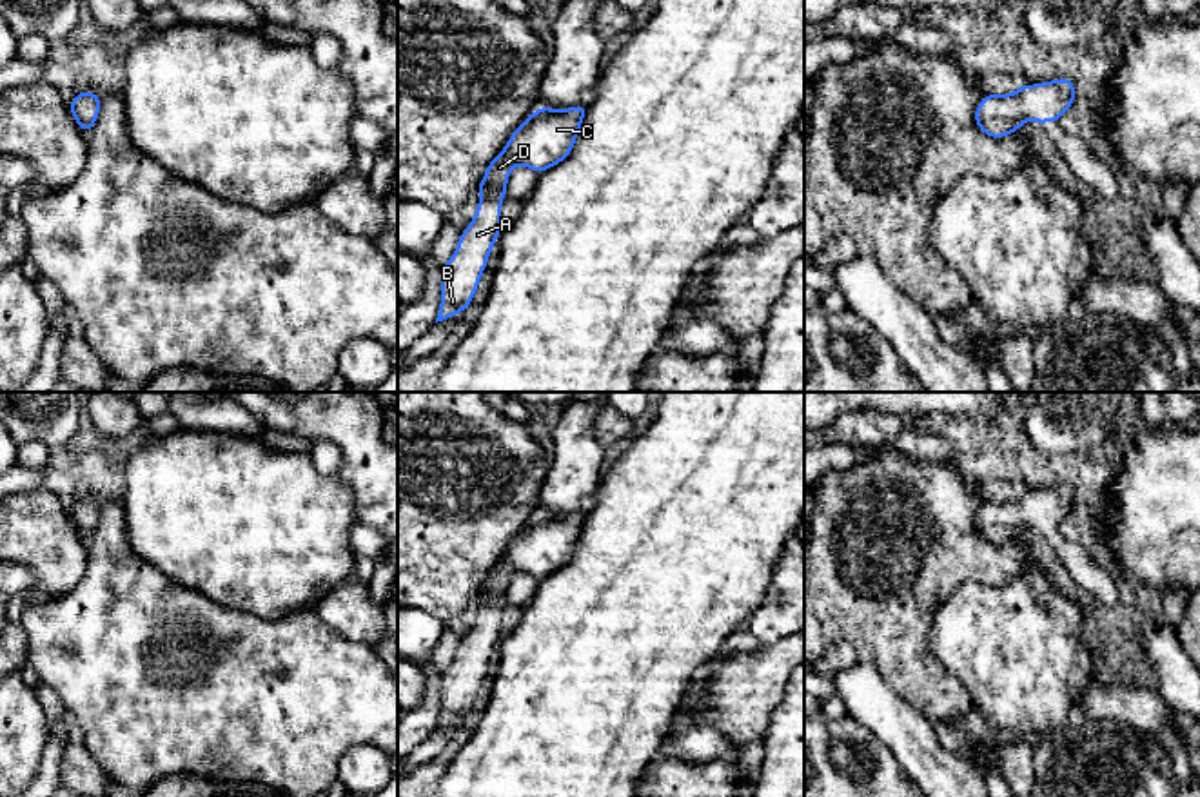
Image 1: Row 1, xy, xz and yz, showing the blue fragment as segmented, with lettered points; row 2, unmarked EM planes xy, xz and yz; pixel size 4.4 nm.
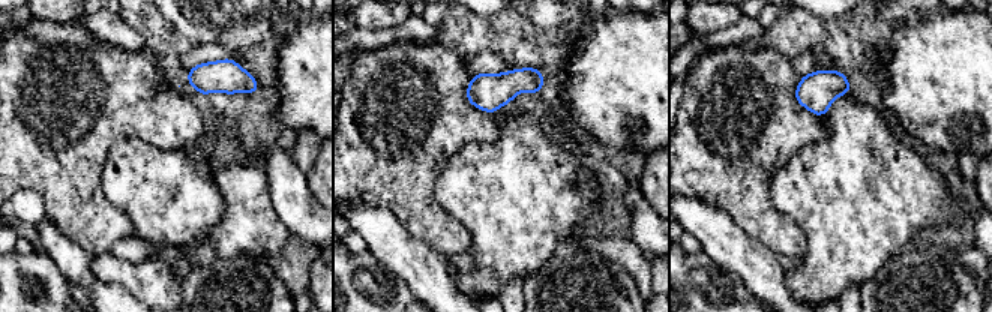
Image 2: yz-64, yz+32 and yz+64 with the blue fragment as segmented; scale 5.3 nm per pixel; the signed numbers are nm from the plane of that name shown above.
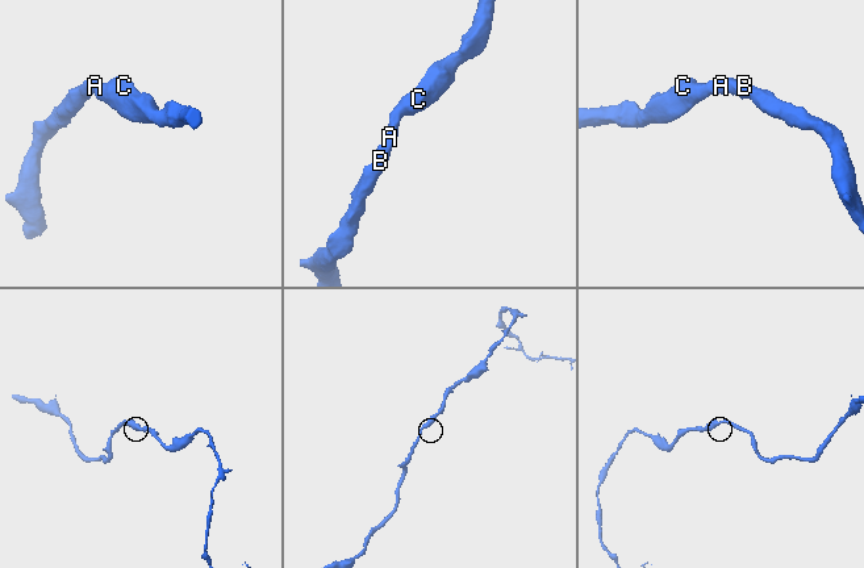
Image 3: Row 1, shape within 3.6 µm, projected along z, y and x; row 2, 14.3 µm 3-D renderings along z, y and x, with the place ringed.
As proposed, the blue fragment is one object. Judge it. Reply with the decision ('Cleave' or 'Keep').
Keep

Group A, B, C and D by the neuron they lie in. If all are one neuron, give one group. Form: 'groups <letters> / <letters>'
groups A B C D

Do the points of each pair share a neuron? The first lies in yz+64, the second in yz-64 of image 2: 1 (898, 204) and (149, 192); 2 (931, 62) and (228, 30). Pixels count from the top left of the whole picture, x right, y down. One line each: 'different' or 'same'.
1: same
2: different

